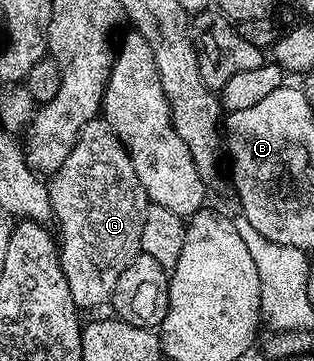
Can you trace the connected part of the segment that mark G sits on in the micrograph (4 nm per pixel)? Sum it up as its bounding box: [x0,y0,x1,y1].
[48,119,148,311]

